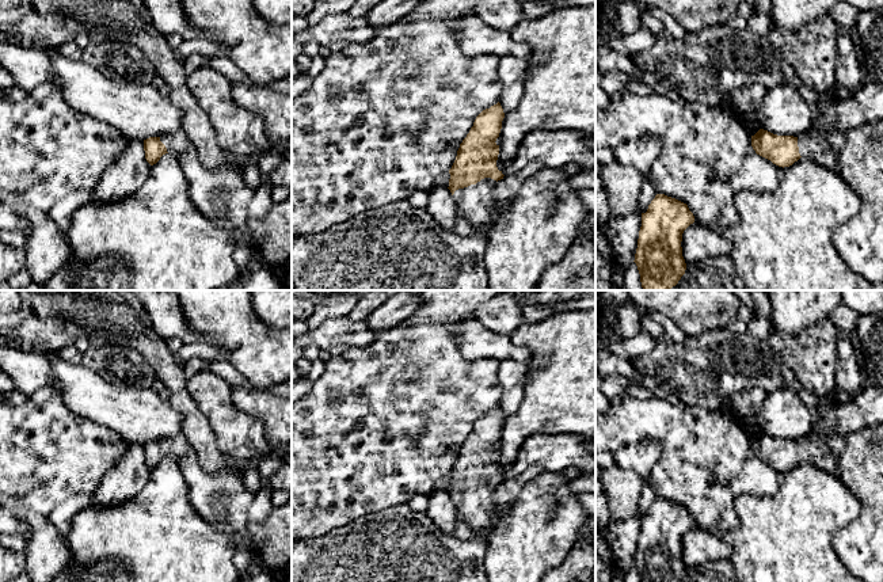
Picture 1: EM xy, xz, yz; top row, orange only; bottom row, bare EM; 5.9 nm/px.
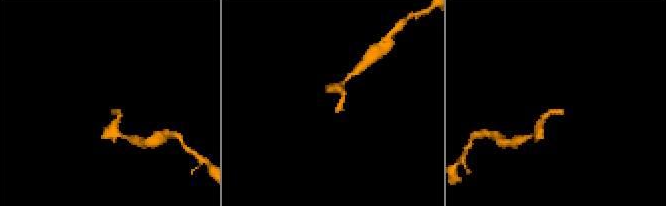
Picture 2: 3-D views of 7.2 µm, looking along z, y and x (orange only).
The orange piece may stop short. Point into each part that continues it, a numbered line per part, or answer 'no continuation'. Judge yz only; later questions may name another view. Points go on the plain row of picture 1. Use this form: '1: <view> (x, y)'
1: yz (813, 449)

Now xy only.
1: xy (221, 499)

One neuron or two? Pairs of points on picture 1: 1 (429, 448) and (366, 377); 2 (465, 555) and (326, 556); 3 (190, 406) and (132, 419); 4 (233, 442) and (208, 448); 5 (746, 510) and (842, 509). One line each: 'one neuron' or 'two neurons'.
1: one neuron
2: one neuron
3: two neurons
4: two neurons
5: one neuron

